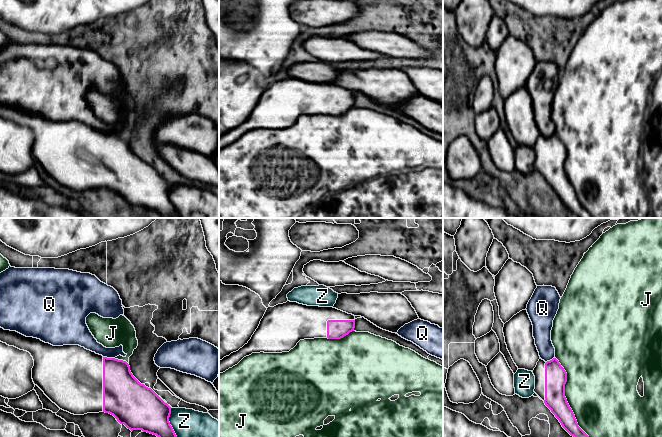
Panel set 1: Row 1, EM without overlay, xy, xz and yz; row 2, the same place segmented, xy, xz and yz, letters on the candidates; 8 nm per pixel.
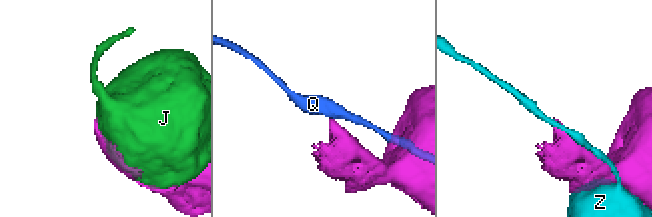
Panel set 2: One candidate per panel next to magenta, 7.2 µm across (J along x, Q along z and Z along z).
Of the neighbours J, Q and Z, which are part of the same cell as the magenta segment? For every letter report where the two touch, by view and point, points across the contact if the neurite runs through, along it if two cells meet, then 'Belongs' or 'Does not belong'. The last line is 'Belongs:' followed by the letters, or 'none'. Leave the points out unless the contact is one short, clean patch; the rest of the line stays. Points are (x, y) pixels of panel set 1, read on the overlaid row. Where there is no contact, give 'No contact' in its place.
J: Touches magenta at yz (565, 397). Does not belong
Q: Touches magenta at xy (109, 358). Boundary: xy (103, 356), (114, 358). Does not belong
Z: Touches magenta at xy (169, 422). Does not belong
Belongs: none

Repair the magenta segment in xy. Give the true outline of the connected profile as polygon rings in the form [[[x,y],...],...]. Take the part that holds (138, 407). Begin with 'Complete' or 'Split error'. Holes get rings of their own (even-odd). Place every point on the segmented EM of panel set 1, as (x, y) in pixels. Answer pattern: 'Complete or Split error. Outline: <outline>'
Split error. Outline: [[[1,327],[0,341],[31,354],[34,384],[60,409],[74,415],[105,412],[131,431],[142,430],[157,437],[177,437],[169,422],[171,407],[133,376],[126,361],[103,357],[79,345],[53,346]]]

